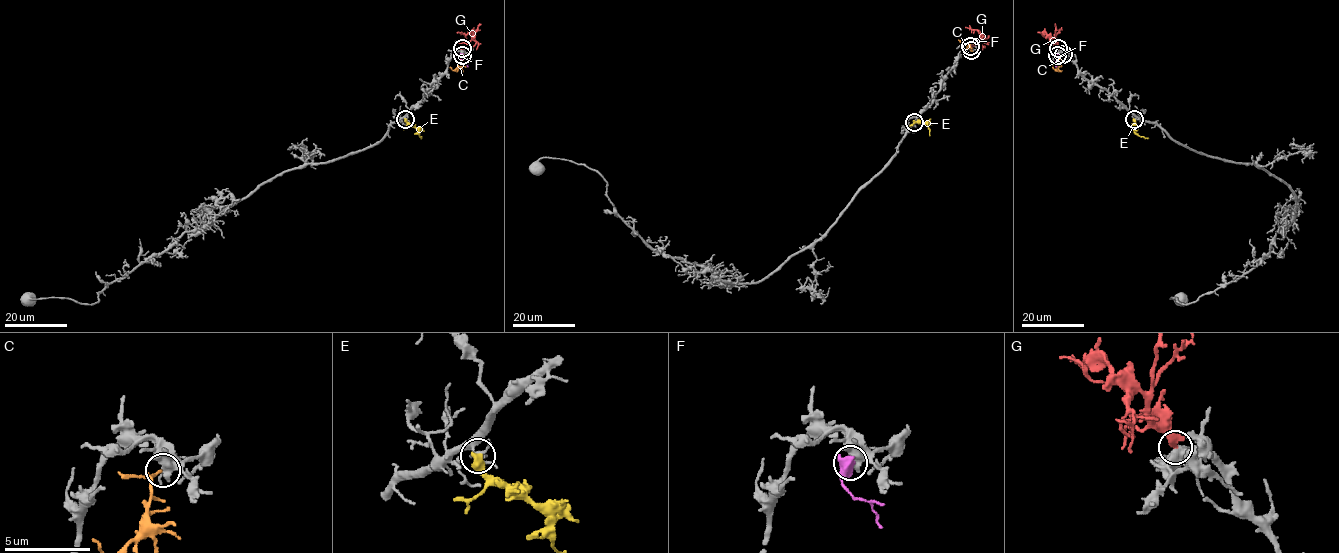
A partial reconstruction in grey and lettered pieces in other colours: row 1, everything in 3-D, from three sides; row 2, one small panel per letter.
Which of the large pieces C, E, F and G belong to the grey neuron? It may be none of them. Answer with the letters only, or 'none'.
G

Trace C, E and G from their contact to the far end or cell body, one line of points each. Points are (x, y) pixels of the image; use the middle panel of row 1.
C: (971, 50), (968, 45), (958, 40)
E: (914, 121), (925, 121), (930, 135)
G: (970, 46), (980, 40), (981, 34), (965, 27)

